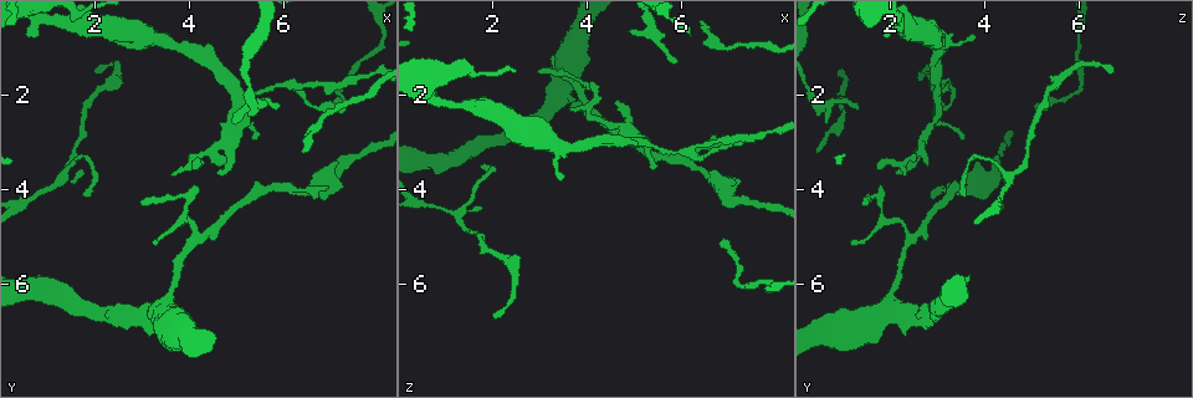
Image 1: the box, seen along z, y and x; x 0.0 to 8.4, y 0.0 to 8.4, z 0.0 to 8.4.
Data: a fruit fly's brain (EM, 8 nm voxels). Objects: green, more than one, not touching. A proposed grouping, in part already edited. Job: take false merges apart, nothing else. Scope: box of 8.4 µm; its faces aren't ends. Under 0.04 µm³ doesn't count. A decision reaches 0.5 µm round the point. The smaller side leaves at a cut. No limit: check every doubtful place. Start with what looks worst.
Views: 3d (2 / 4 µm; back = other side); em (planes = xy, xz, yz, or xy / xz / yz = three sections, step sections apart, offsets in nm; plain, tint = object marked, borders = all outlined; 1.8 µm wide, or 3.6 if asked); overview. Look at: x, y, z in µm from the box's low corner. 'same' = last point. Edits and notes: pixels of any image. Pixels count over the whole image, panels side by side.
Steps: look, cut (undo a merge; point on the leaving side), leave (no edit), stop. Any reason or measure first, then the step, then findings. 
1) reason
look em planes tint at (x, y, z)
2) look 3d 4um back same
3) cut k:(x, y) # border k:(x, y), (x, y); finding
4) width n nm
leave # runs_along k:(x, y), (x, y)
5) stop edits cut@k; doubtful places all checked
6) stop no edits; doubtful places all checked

narrows sharply
look em planes tint at (0.90, 4.05, 4.40)

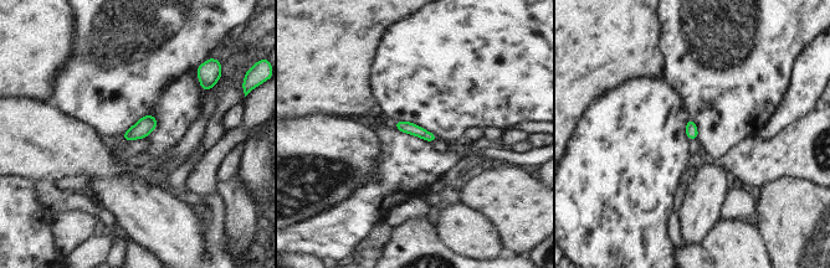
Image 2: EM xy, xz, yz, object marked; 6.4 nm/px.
leave # one neuron here

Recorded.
calibre changes
look em yz step 8 tint at (4.95, 1.95, 3.00)

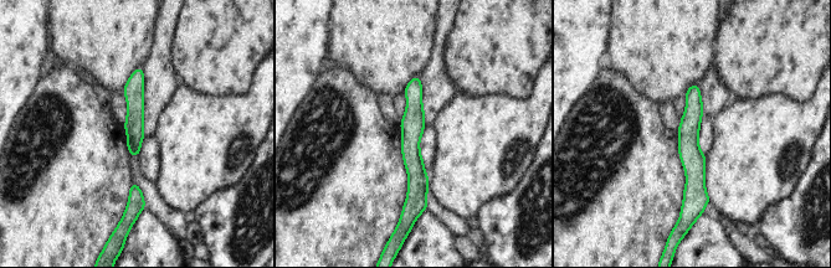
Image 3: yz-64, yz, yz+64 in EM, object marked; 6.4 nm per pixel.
look em planes tint same

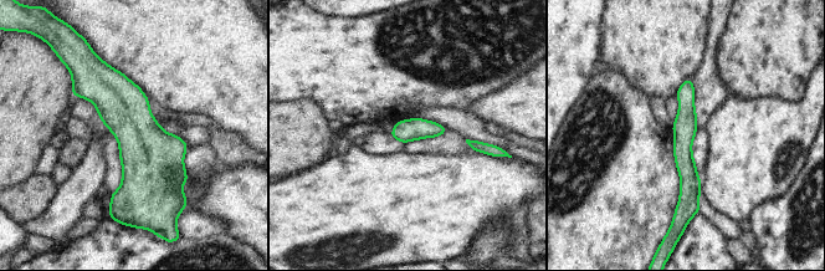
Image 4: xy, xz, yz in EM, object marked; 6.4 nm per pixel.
width 150 nm
leave # runs_along 4:(688, 82), (687, 199), (680, 206); continuous, no second neuron

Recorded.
small branch off a trunk
look em 3.6um yz step 16 tint at (3.45, 6.55, 1.90)

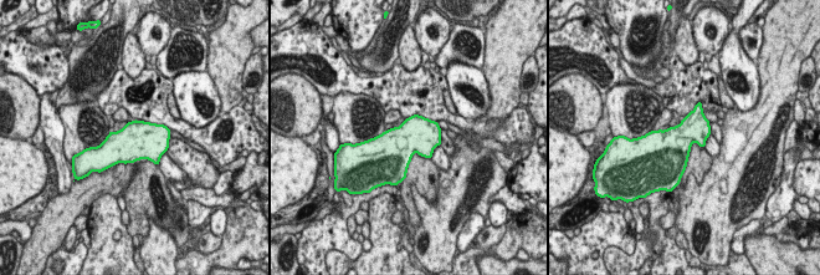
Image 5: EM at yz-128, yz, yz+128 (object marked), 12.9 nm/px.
leave # one neuron here

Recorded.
stop no edits; doubtful places all checked

